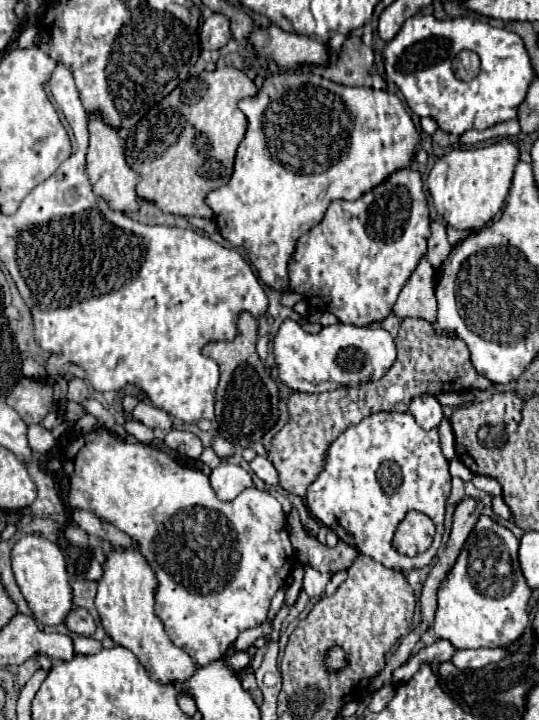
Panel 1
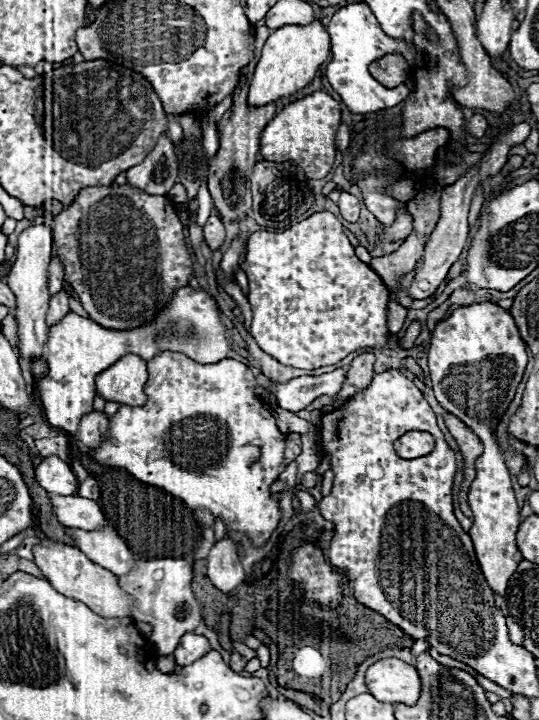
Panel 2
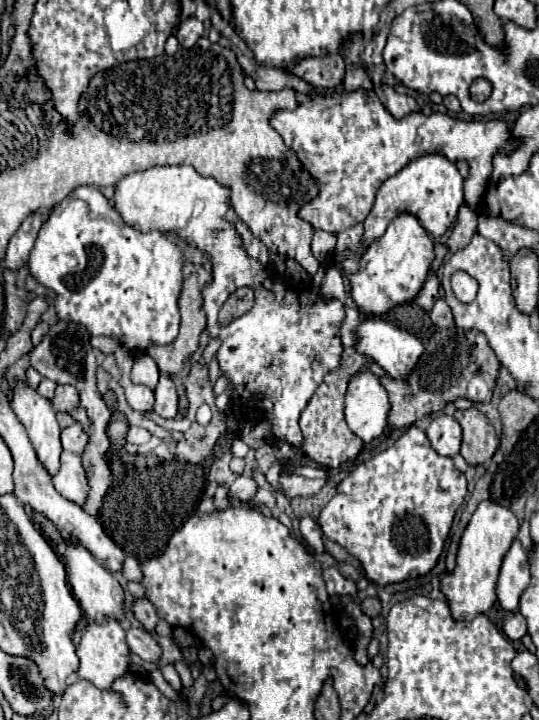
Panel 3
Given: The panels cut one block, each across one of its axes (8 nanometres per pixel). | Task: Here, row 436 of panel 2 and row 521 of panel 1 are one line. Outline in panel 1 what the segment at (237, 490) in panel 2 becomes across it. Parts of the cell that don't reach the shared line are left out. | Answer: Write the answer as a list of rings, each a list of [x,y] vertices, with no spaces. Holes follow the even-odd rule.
[[[96,428],[68,446],[64,472],[70,478],[68,506],[72,510],[96,514],[126,532],[140,546],[140,552],[152,570],[156,570],[158,578],[156,616],[164,622],[170,640],[200,666],[222,658],[240,632],[266,622],[270,600],[286,584],[296,564],[284,510],[272,494],[252,486],[236,500],[222,502],[216,498],[210,478],[198,468],[182,466],[164,450],[150,444],[114,444],[110,432],[104,428]]]

